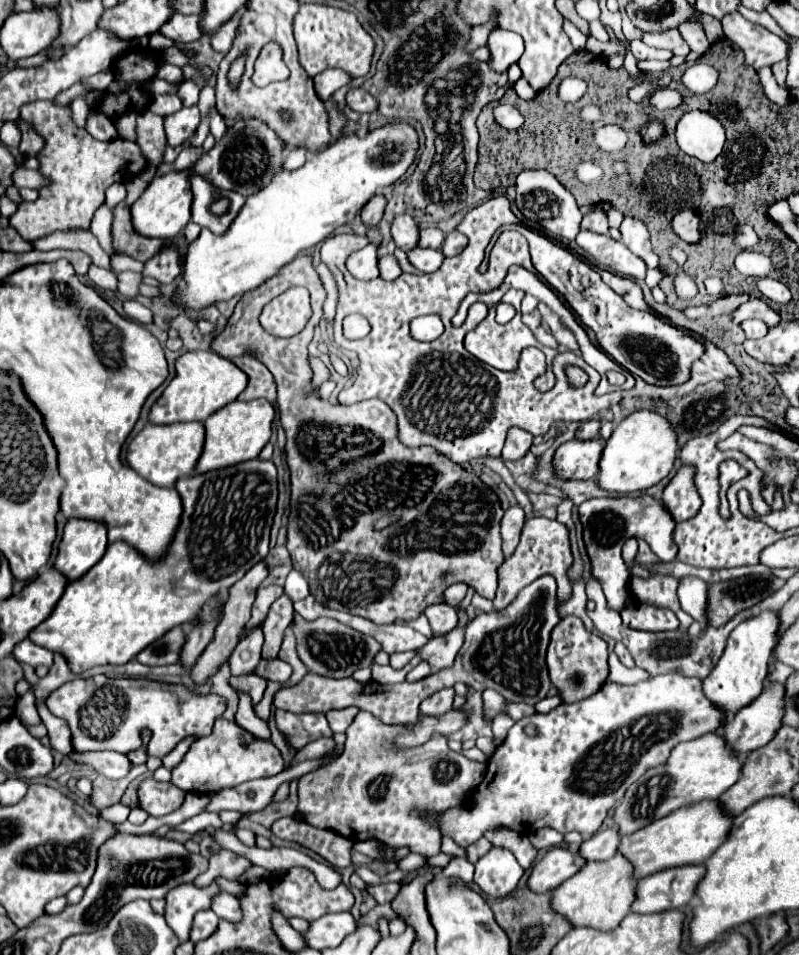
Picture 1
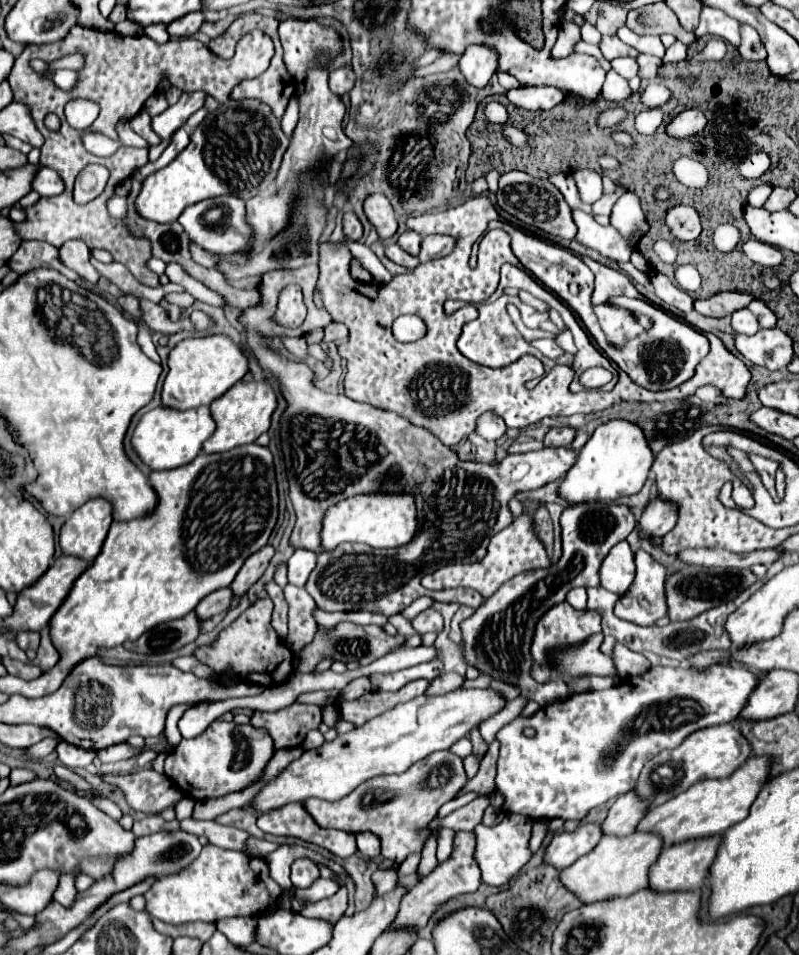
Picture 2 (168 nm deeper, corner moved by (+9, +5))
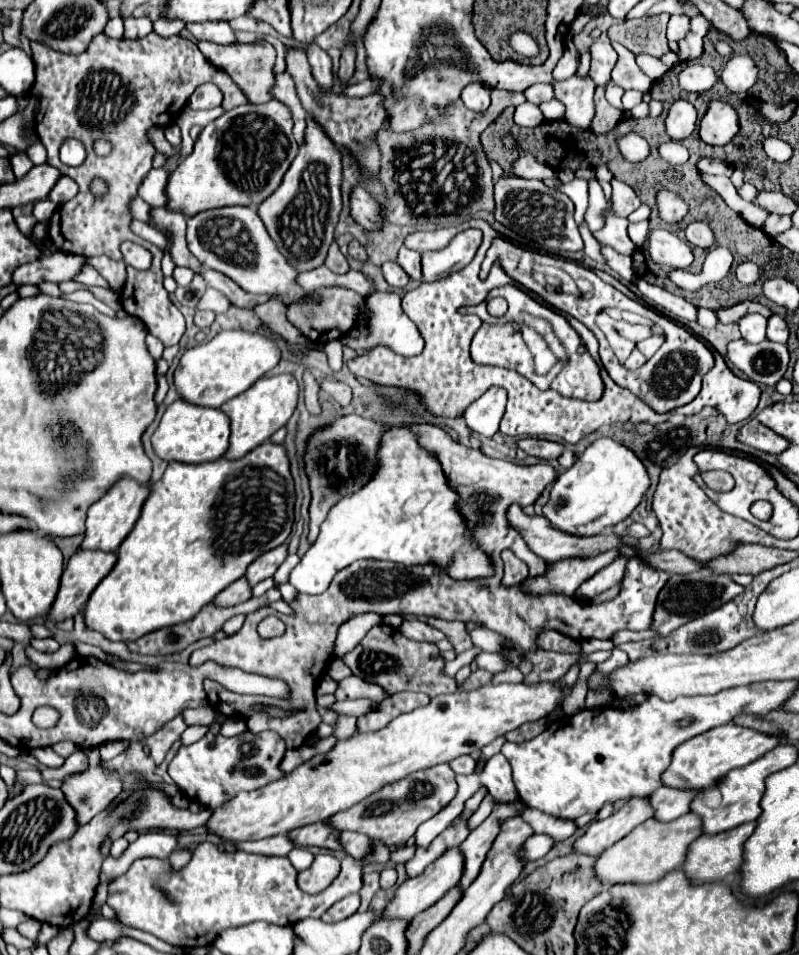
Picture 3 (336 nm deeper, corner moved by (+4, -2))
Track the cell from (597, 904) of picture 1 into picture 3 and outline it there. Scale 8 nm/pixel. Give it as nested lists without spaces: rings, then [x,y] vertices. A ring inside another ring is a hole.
[[[692,812],[672,822],[658,822],[656,818],[650,818],[600,854],[596,862],[596,874],[606,886],[618,882],[646,884],[646,882],[660,880],[666,872],[682,868],[690,844],[702,834],[704,832],[700,832],[700,816],[692,816]]]

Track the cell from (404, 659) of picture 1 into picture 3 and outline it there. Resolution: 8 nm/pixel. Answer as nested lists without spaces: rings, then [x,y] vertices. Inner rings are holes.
[[[342,714],[342,716],[338,718],[336,726],[334,726],[334,736],[336,736],[338,740],[346,740],[346,738],[350,738],[354,732],[356,732],[356,718]]]

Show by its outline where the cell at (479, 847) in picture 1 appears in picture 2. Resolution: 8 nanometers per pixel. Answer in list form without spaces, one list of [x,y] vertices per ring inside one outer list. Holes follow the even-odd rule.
[[[457,831],[455,833],[455,841],[453,841],[453,853],[445,863],[439,863],[437,869],[427,875],[425,879],[421,879],[409,893],[405,893],[399,913],[393,921],[393,925],[389,925],[389,929],[423,929],[431,917],[431,913],[445,903],[447,899],[461,895],[461,893],[471,893],[477,891],[477,887],[481,885],[481,871],[477,869],[477,863],[473,859],[473,851],[475,851],[475,833],[467,833],[467,831]]]

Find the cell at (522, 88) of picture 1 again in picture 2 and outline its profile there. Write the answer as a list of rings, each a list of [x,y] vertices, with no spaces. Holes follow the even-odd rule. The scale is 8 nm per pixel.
[[[515,87],[507,91],[507,99],[523,109],[551,109],[563,101],[563,95],[555,87]]]

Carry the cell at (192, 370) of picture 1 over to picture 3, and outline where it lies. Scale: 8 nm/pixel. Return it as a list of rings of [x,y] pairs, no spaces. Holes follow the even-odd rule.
[[[224,330],[210,342],[200,344],[184,352],[174,372],[174,382],[180,396],[198,406],[220,408],[230,398],[248,390],[258,378],[270,372],[280,362],[278,344],[258,332],[246,330]]]

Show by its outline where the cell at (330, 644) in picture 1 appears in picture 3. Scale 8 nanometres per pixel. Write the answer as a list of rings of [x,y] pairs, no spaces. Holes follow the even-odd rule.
[[[378,624],[366,634],[366,650],[362,644],[358,644],[346,654],[346,666],[350,666],[354,676],[366,678],[366,682],[370,684],[382,686],[388,696],[396,692],[416,690],[432,698],[444,692],[456,692],[460,688],[456,678],[448,678],[444,674],[444,658],[440,656],[436,644],[408,640],[400,630],[386,624]]]

